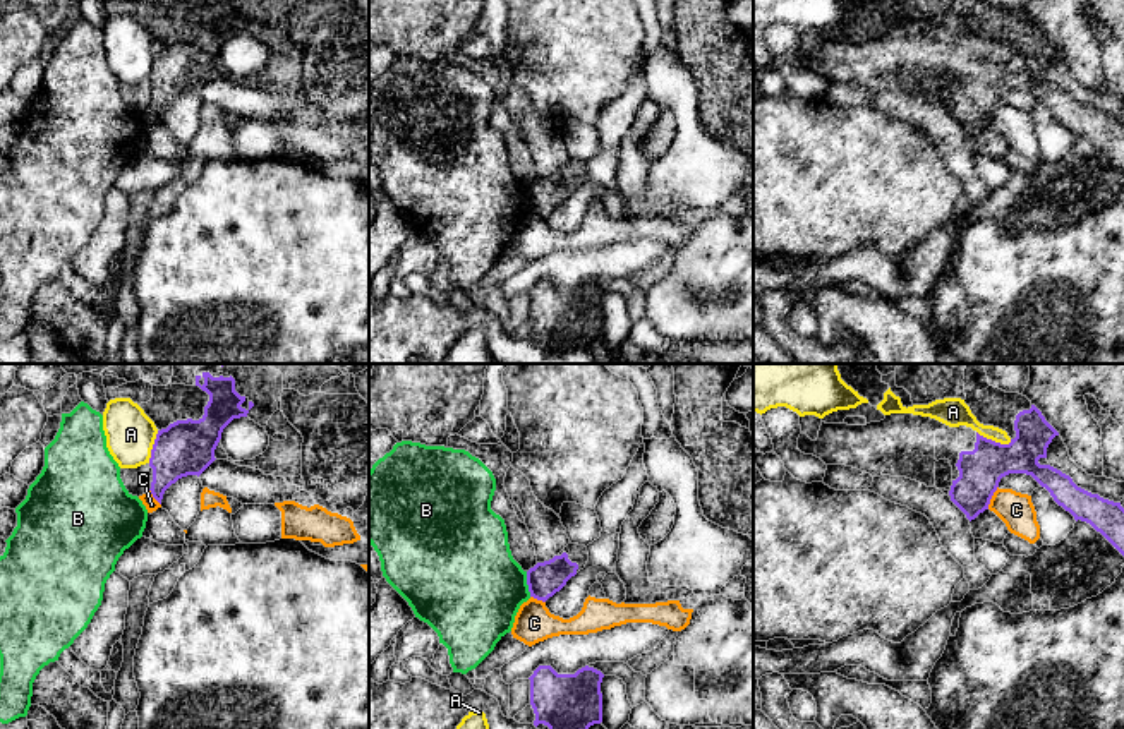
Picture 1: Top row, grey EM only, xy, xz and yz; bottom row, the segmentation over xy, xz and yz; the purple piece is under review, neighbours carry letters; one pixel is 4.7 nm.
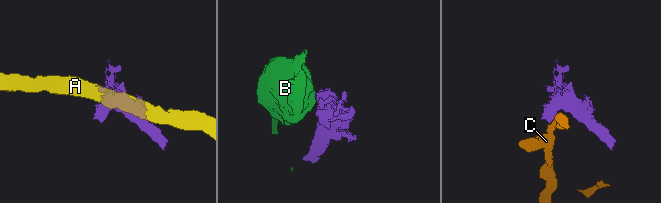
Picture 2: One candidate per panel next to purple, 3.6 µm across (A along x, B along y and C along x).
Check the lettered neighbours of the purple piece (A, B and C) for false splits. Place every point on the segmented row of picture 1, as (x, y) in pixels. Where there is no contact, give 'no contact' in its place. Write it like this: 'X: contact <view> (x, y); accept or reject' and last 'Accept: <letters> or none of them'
A: contact yz (994, 441); reject
B: contact xz (527, 584); reject
C: contact yz (991, 498); reject
Accept: none of them

